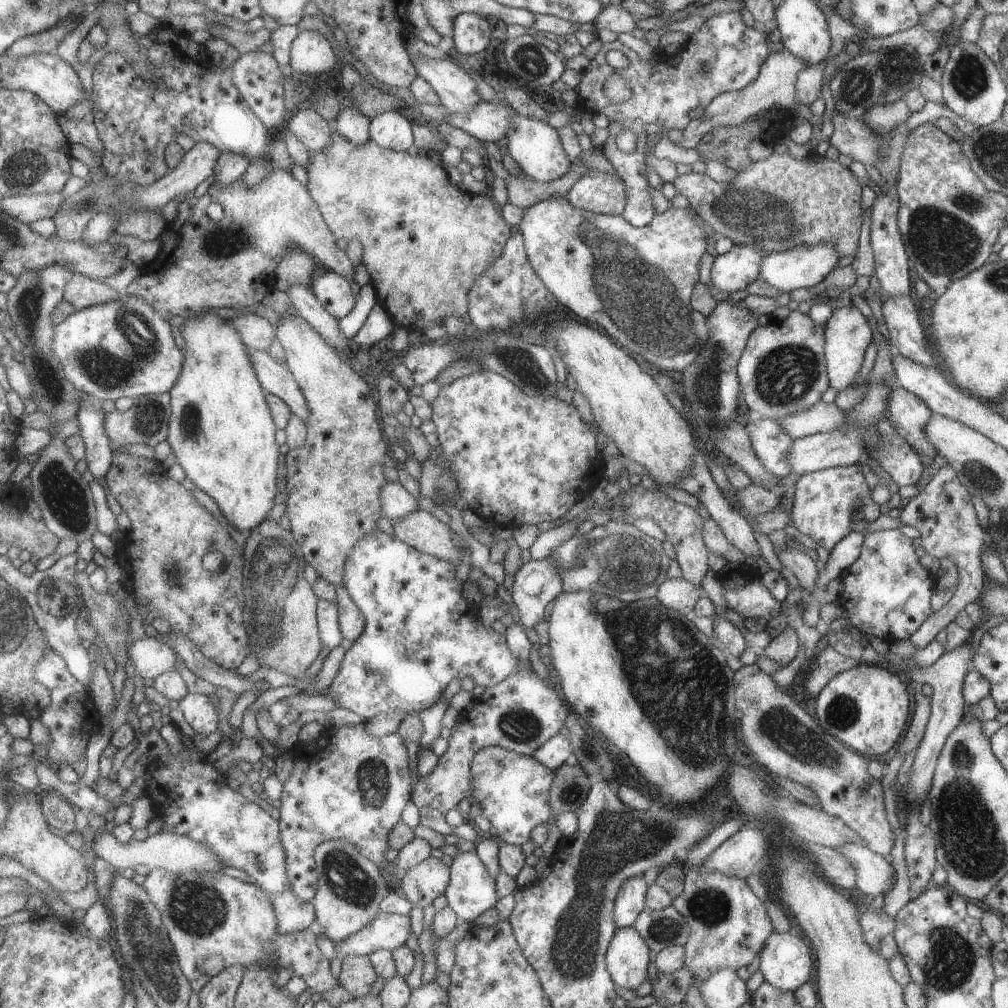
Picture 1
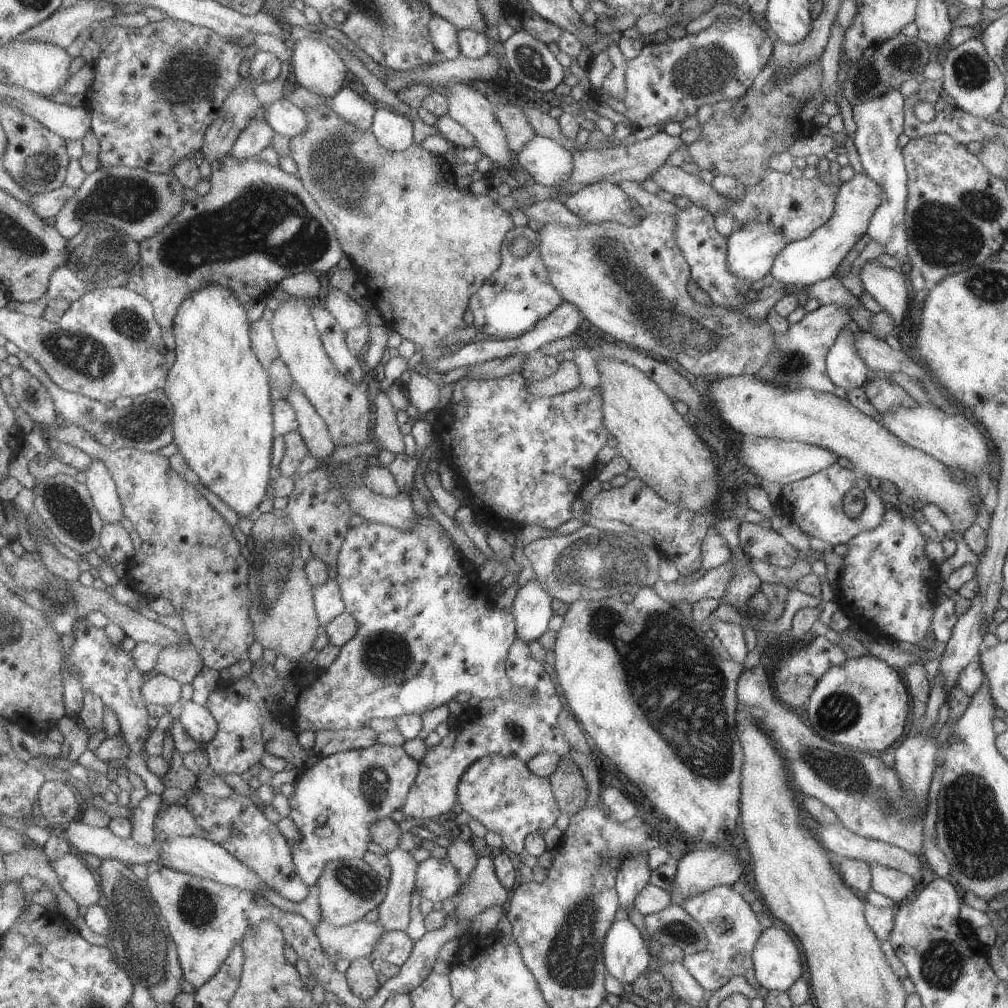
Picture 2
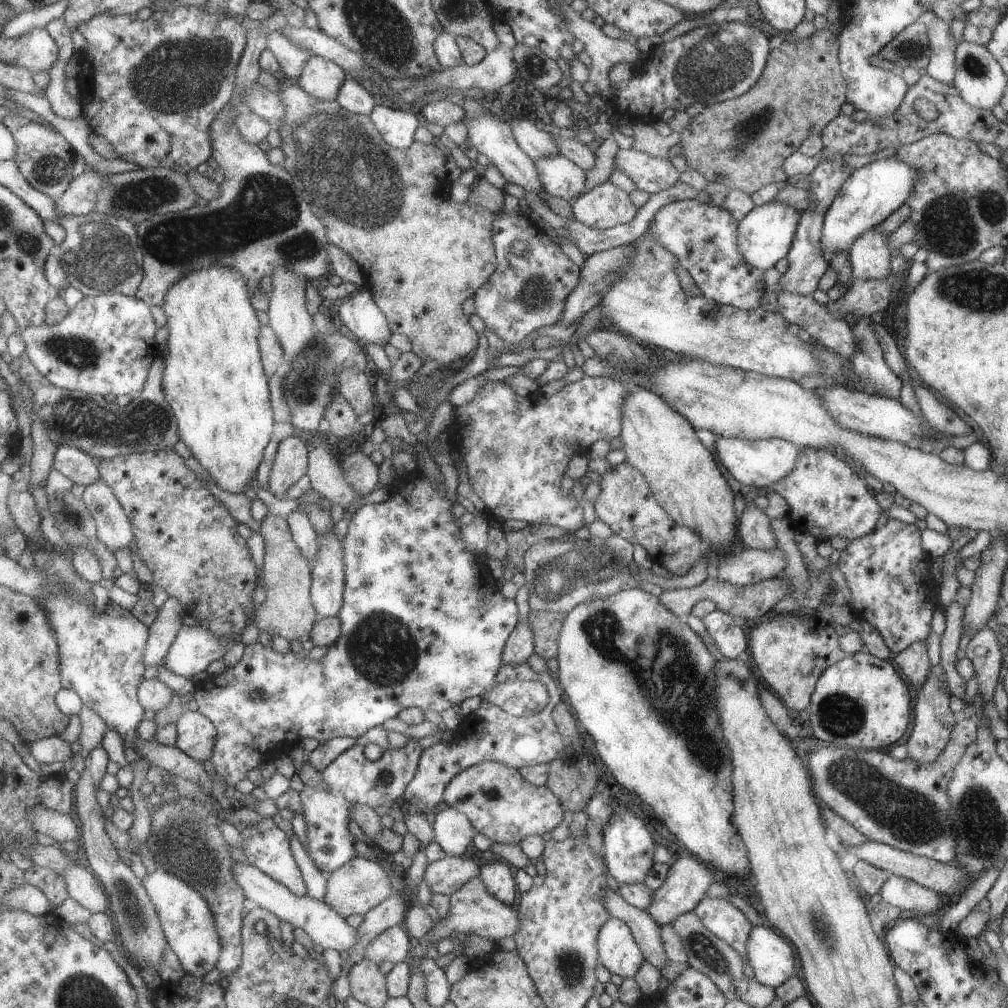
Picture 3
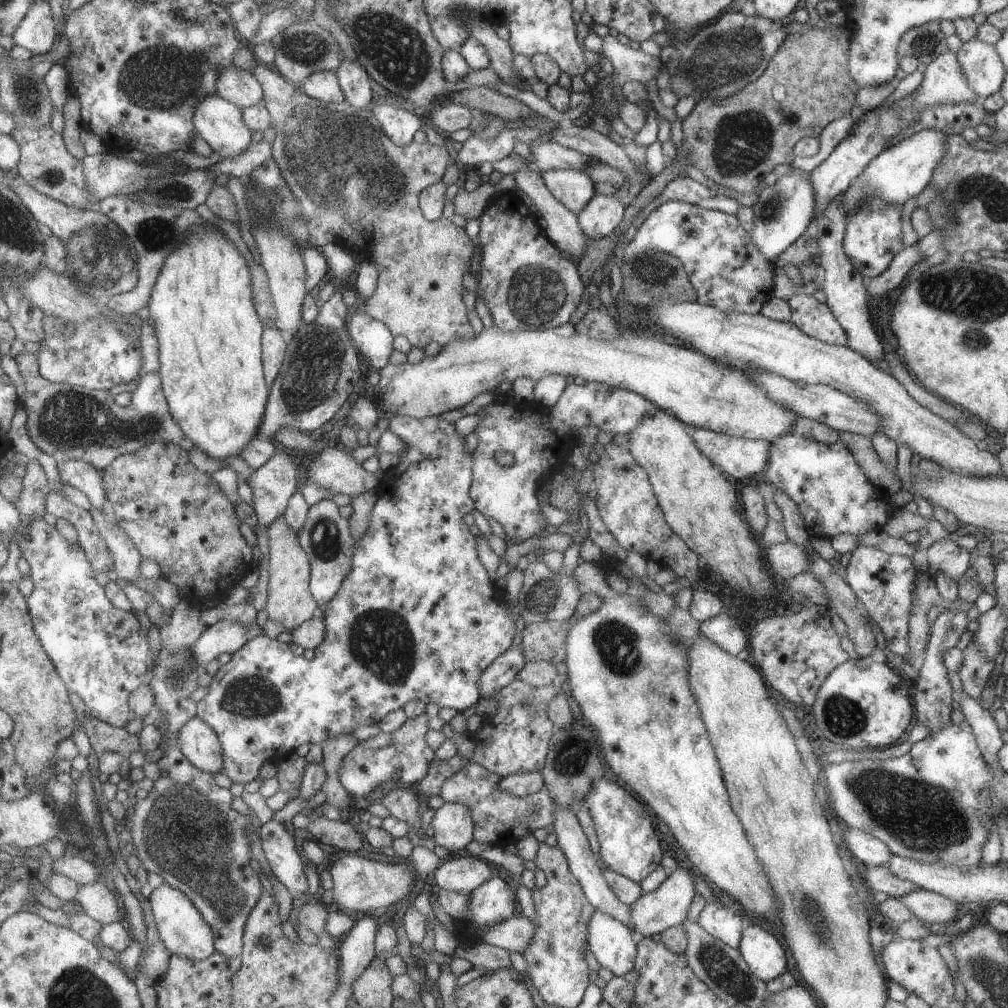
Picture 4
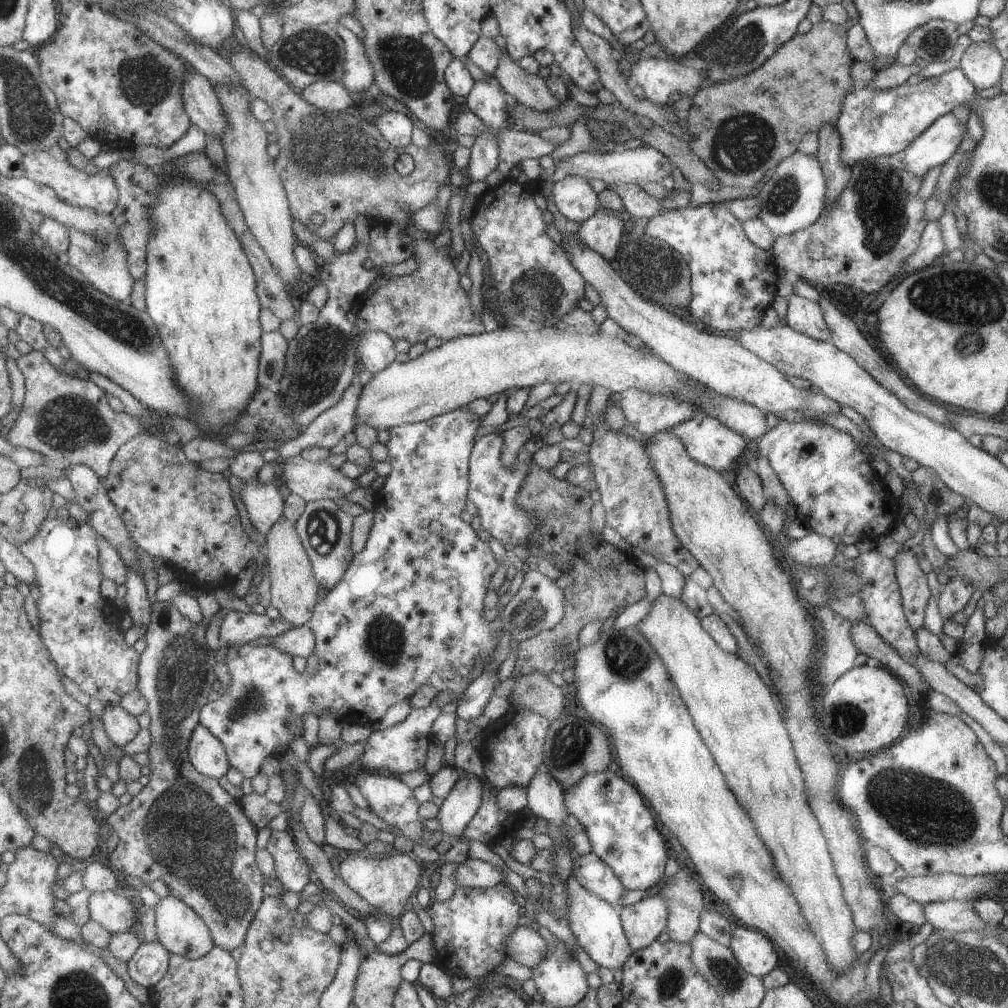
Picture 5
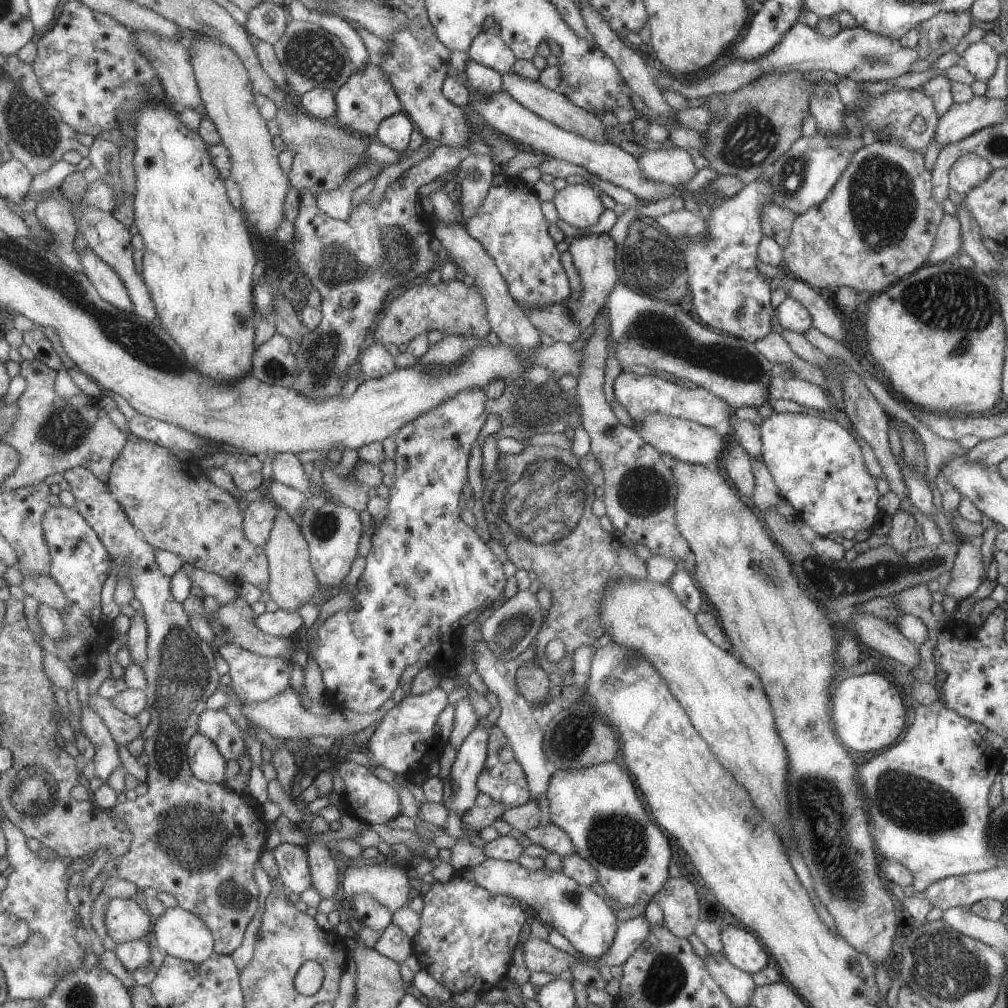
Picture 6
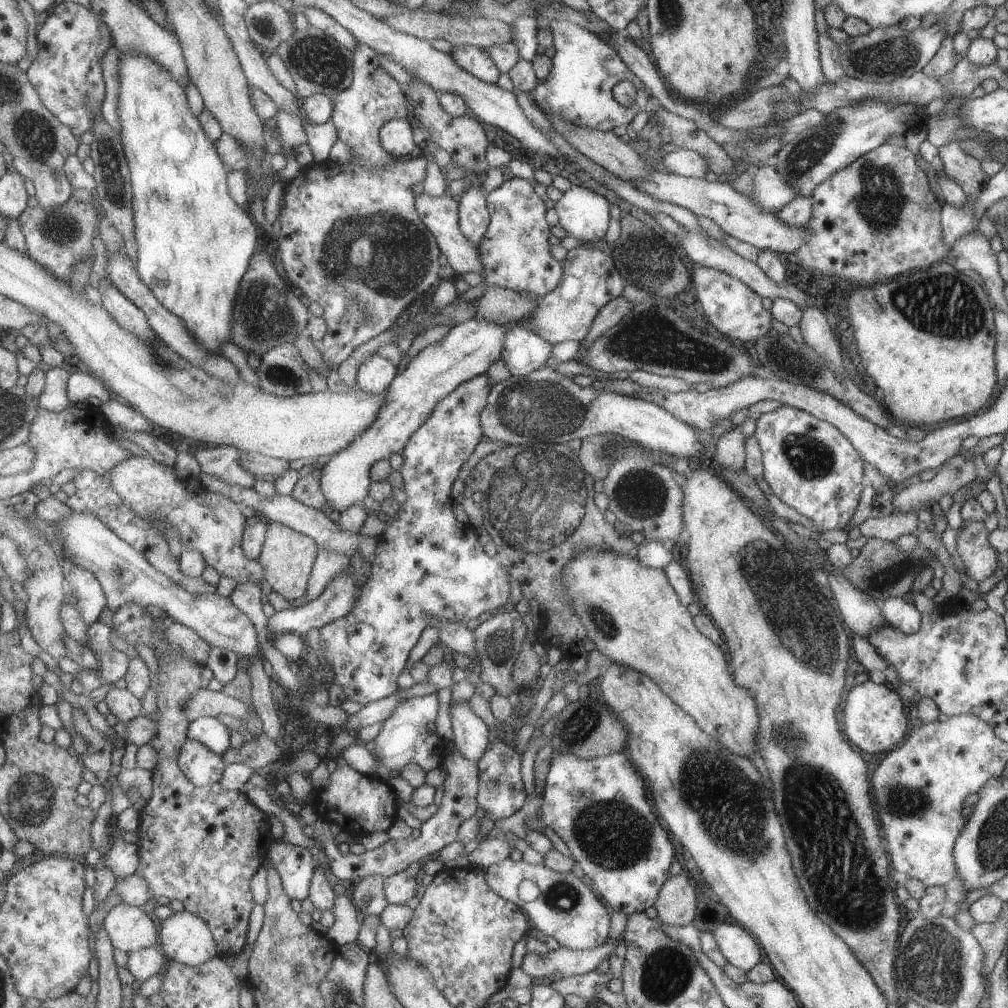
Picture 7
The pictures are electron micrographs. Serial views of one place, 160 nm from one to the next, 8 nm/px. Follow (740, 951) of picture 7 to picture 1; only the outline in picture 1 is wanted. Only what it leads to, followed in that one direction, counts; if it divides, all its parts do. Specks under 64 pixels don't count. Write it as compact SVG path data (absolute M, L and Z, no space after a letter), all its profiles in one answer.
M772 931L762 944L759 953L759 972L763 981L769 982L774 988L784 992L794 992L811 978L811 967L815 963L811 960L810 949L801 940L799 932L776 933Z

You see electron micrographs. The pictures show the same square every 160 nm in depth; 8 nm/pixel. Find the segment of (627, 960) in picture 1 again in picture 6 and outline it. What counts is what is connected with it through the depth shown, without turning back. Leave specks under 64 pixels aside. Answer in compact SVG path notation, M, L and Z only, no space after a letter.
M489 858L474 866L471 873L482 887L492 893L515 897L523 902L545 927L559 932L583 957L601 956L612 946L615 924L618 924L613 912L591 887L579 884L567 873L552 871L547 866L530 871L517 861Z

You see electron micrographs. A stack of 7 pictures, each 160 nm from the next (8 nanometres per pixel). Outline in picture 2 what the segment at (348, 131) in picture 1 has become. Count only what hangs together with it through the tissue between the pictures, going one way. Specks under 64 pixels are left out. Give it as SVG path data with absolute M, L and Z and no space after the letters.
M345 85L331 98L331 105L347 122L362 129L372 128L377 110L357 90Z

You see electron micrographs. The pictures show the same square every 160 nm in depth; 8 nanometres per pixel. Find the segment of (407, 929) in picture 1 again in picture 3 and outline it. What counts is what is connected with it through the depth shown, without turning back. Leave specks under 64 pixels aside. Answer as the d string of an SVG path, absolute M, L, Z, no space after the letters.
M236 862L234 865L237 882L244 888L250 905L259 905L274 912L281 920L289 922L294 928L306 930L316 944L323 949L331 948L338 952L350 952L356 945L358 932L351 924L347 924L329 903L323 899L309 896L297 896L287 885L281 884L266 872L255 866Z

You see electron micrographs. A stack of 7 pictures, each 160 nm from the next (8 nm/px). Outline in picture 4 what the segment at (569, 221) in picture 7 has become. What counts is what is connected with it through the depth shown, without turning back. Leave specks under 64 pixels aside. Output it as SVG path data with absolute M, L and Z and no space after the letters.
M573 169L545 171L542 174L549 190L575 214L589 204L595 192L589 175Z

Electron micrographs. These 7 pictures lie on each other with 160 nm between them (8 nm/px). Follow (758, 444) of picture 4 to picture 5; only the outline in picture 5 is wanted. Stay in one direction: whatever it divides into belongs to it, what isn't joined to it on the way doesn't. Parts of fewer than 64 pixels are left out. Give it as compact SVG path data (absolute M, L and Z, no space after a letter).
M695 416L672 426L669 430L673 433L673 436L676 436L681 441L686 455L689 456L691 460L708 466L709 468L716 470L718 473L723 469L728 469L729 466L735 469L737 462L739 462L739 457L737 456L743 452L743 449L748 443L748 440L740 434L727 428L715 417L709 416Z

